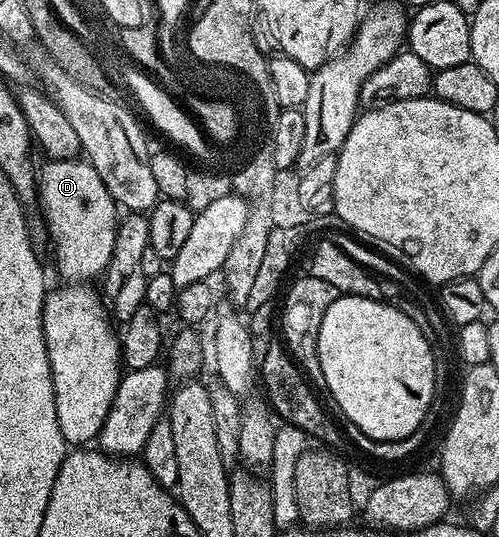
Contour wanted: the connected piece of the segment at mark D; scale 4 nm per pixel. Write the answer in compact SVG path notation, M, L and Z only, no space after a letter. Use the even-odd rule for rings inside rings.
M47 159L37 169L37 205L43 208L47 237L55 252L55 269L60 282L91 283L102 278L119 231L120 206L109 195L101 175L86 159Z

